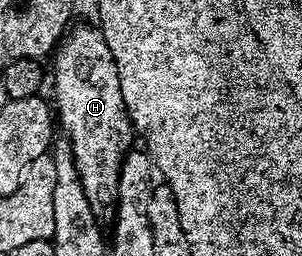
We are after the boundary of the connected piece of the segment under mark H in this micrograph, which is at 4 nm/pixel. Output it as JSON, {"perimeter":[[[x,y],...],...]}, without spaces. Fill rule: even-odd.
{"perimeter":[[[95,24],[80,25],[69,28],[61,42],[54,50],[56,57],[56,101],[55,110],[58,112],[58,121],[64,124],[66,139],[72,145],[72,159],[80,175],[88,200],[93,206],[117,204],[120,196],[120,169],[124,166],[124,158],[133,148],[132,137],[134,128],[132,120],[128,117],[128,108],[122,97],[120,78],[122,70],[118,59],[110,51],[110,47],[103,32]]]}

